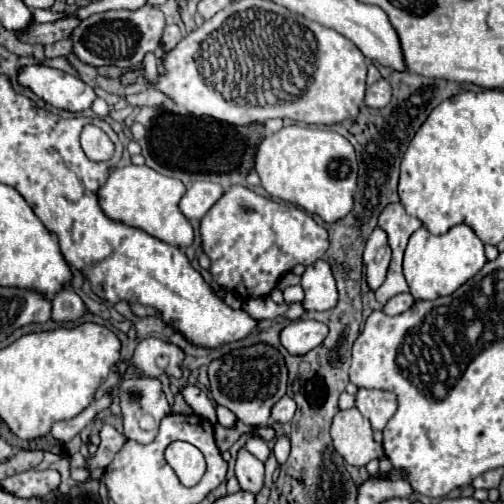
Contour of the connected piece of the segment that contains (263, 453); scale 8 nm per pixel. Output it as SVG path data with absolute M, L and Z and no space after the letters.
M258 435L248 437L248 441L246 441L246 449L248 449L252 455L256 455L260 461L266 461L268 455L270 455L270 449L268 449L266 441L264 441L262 437L258 437Z

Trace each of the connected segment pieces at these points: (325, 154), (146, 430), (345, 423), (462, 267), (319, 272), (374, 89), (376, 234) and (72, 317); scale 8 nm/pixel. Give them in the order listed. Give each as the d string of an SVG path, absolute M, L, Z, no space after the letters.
M300 125L282 127L258 145L254 169L272 197L298 205L304 211L322 217L326 223L346 217L354 205L358 187L356 153L350 141L332 129Z
M120 379L118 397L124 417L126 439L150 443L160 421L170 413L170 405L162 393L158 379Z
M356 407L338 411L334 415L330 435L334 441L334 449L350 465L364 467L370 459L378 459L384 455L382 445L372 439L372 427L368 419L364 419Z
M454 225L444 235L432 235L426 227L420 227L412 233L404 251L404 277L416 301L438 299L442 295L452 295L460 285L472 279L484 263L484 243L468 225Z
M322 259L306 267L302 275L302 289L306 293L302 301L306 311L328 311L338 303L338 289L332 269Z
M380 79L376 81L374 85L370 85L366 89L366 97L364 97L364 105L370 107L370 109L380 109L380 107L386 107L388 101L392 97L392 89L390 89L390 83L386 79Z
M376 227L364 249L364 267L366 267L366 283L372 291L376 291L384 279L392 259L392 251L388 245L388 235L384 229Z
M62 289L52 299L52 321L56 323L72 323L78 321L86 313L84 301L70 289Z

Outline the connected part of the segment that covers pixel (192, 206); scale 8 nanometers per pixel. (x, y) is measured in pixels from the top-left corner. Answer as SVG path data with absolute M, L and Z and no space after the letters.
M200 181L188 187L184 199L180 201L180 211L188 217L188 219L202 219L208 209L224 195L224 189L216 183L208 183L208 181Z

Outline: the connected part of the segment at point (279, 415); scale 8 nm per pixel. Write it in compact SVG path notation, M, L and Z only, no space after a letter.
M282 397L274 407L272 407L272 419L278 423L290 423L296 411L296 403L290 397Z

